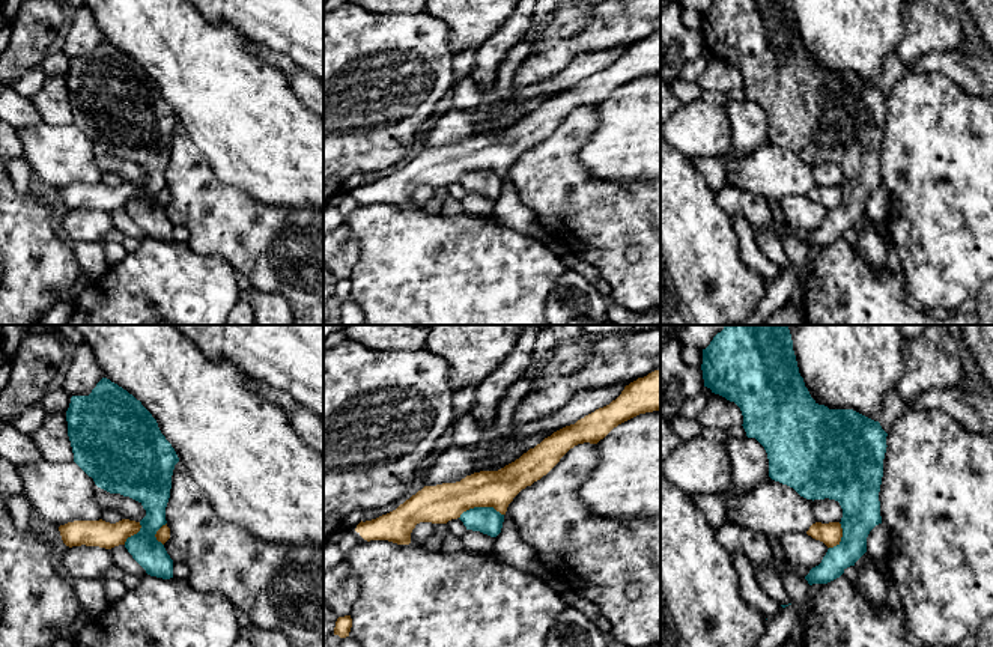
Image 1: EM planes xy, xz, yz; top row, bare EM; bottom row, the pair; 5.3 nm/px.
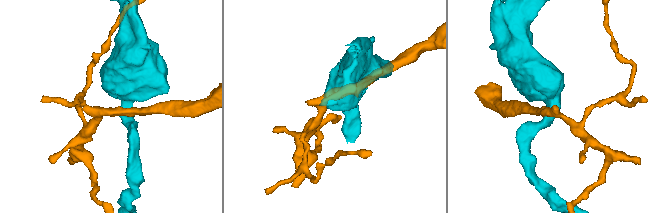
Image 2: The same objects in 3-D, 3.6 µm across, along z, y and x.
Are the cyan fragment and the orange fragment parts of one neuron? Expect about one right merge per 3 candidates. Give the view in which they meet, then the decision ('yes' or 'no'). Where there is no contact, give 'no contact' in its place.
xz | no

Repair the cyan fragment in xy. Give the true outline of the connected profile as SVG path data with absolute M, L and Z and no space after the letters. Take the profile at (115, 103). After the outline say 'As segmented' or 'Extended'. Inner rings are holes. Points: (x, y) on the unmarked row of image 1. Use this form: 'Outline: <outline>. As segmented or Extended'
Outline: M102 41L89 59L71 60L66 84L74 125L93 141L98 150L129 159L146 173L146 179L140 184L140 194L125 205L128 215L147 238L173 241L173 223L155 197L167 187L166 170L179 120L161 96L156 83L132 57Z. As segmented

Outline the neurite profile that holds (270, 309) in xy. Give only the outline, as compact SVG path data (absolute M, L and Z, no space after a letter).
M253 287L250 292L241 290L239 299L253 308L256 325L293 325L290 305L283 295Z

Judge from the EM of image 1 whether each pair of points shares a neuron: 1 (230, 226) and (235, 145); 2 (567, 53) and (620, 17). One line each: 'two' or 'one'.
1: two
2: one

